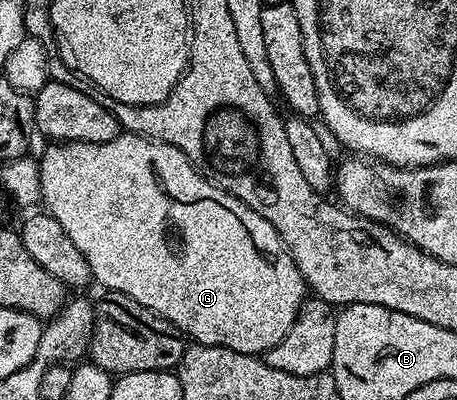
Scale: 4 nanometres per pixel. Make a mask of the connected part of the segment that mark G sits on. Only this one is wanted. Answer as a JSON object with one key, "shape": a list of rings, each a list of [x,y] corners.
{"shape":[[[119,133],[112,141],[99,143],[54,141],[49,146],[50,148],[37,160],[41,202],[46,203],[45,210],[52,217],[56,217],[56,221],[60,221],[60,226],[64,228],[64,233],[68,233],[68,238],[76,245],[76,249],[84,253],[84,261],[88,261],[90,274],[95,284],[99,283],[106,291],[124,293],[132,297],[132,301],[140,301],[140,305],[152,309],[152,313],[167,319],[172,326],[182,332],[183,336],[189,337],[196,343],[236,349],[236,353],[245,355],[261,356],[280,341],[284,341],[288,329],[292,329],[298,310],[302,308],[307,298],[308,288],[302,280],[301,273],[298,272],[297,265],[294,264],[294,258],[282,244],[282,239],[276,233],[276,229],[272,229],[272,225],[264,221],[260,213],[248,209],[244,201],[240,201],[217,183],[207,179],[198,168],[191,165],[183,151],[167,143],[148,139],[144,135]]]}

